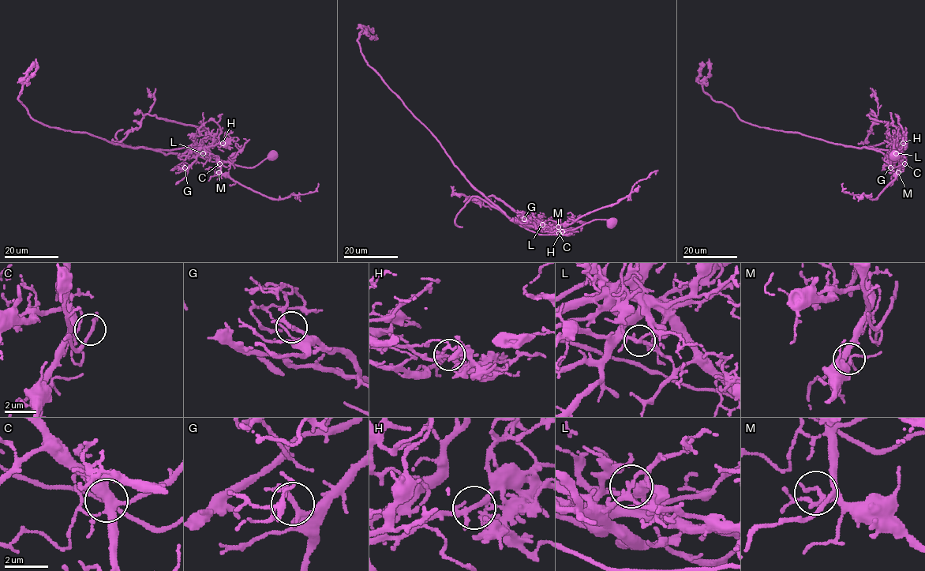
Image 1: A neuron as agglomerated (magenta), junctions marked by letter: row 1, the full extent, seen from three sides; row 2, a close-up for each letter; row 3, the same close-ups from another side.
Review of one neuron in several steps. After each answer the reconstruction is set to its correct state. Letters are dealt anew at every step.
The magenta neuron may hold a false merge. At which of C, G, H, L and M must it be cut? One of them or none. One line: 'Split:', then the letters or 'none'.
Split: L

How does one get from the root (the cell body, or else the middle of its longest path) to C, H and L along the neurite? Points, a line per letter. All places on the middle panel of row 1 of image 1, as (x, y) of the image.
C: (612, 222), (613, 219), (593, 219), (559, 233)
H: (612, 222), (613, 219), (593, 219), (574, 229), (549, 234), (540, 234), (525, 227), (544, 227), (562, 231)
L: (612, 222), (613, 219), (593, 219), (574, 229), (549, 234), (540, 234), (525, 227), (542, 223)

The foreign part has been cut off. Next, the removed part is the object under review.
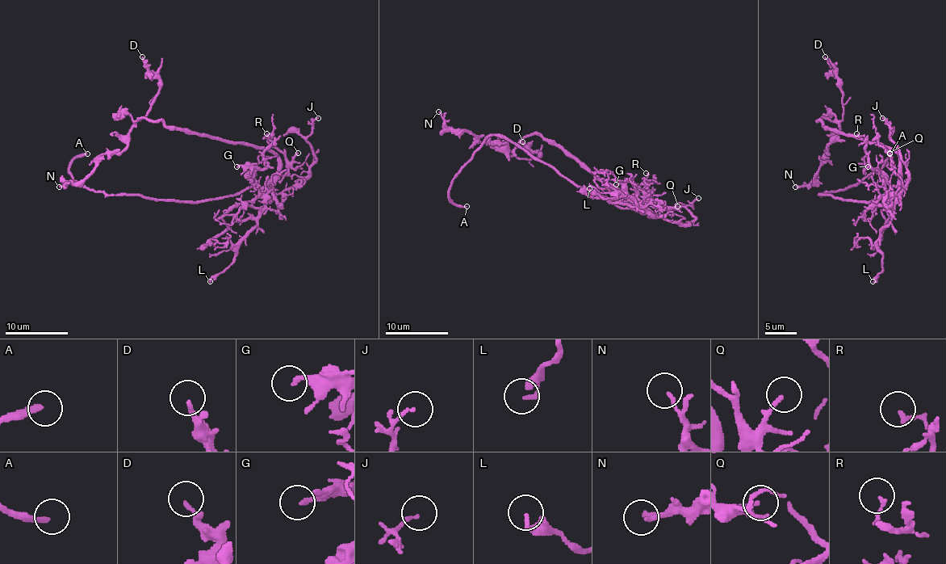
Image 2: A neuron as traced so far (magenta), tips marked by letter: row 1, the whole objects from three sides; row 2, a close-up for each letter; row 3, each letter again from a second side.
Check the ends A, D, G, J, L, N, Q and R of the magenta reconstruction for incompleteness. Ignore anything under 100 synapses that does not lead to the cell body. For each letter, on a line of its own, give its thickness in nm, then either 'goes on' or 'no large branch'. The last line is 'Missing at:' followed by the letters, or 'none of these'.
A: 220 nm | goes on
D: 160 nm | no large branch
G: 200 nm | no large branch
J: 130 nm | no large branch
L: 170 nm | no large branch
N: 100 nm | no large branch
Q: 140 nm | no large branch
R: 110 nm | no large branch
Missing at: A

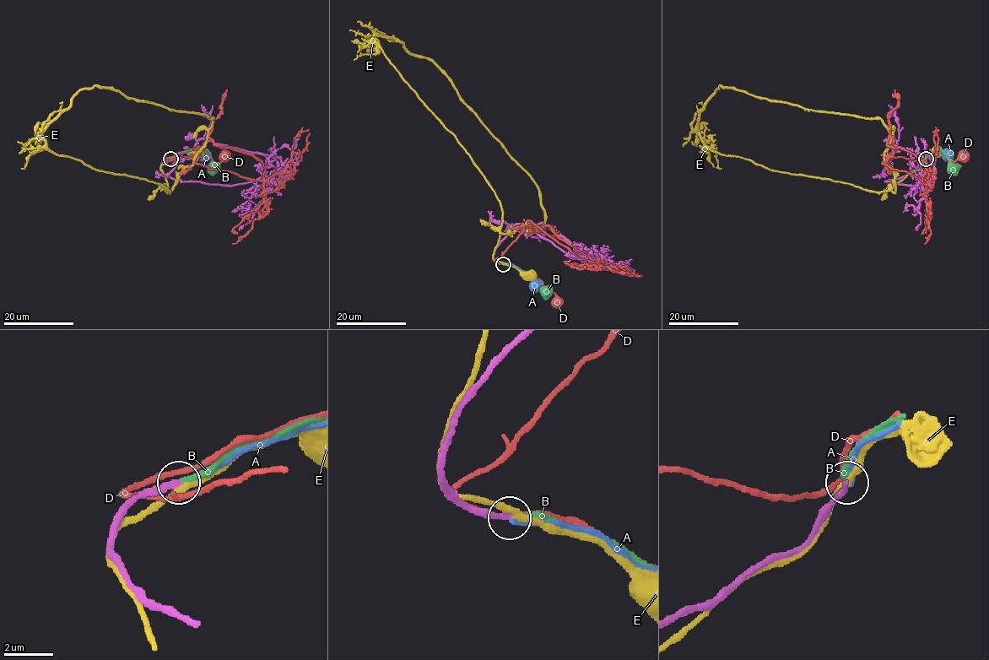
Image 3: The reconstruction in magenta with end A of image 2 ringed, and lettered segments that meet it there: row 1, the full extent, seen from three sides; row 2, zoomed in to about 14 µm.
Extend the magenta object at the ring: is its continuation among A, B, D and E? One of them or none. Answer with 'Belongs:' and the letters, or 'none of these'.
Belongs: B

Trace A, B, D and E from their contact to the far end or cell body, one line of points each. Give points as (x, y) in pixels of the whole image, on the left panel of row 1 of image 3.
A: (170, 159), (197, 148), (204, 154)
B: (170, 159), (188, 150), (202, 148), (216, 164), (214, 168)
D: (166, 159), (198, 148), (203, 148), (215, 162), (220, 162), (223, 153), (224, 155)
E: (170, 159), (184, 153), (194, 153)

